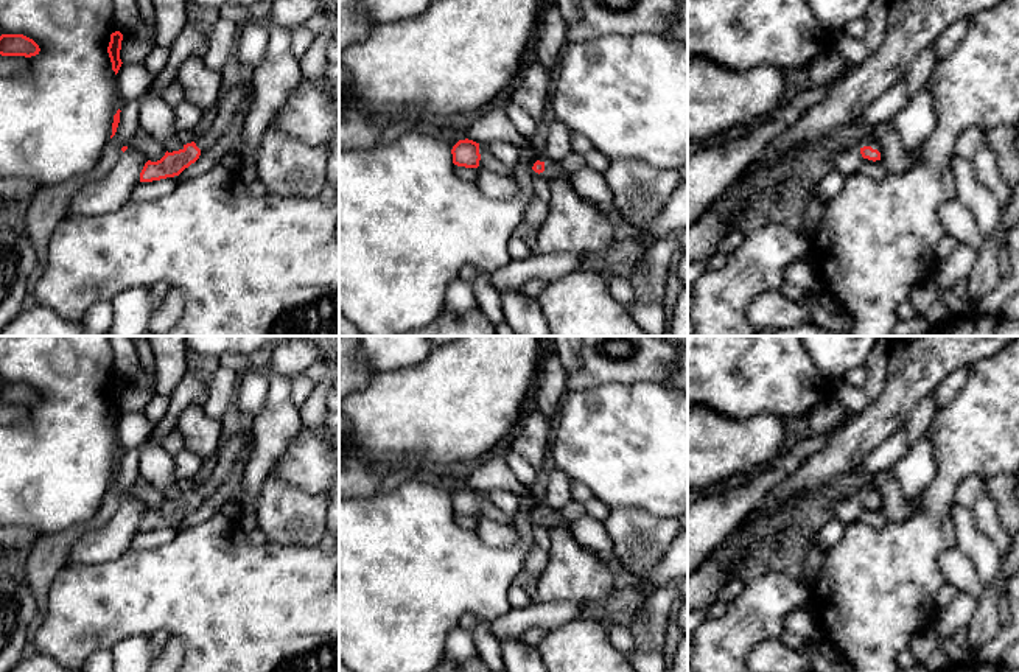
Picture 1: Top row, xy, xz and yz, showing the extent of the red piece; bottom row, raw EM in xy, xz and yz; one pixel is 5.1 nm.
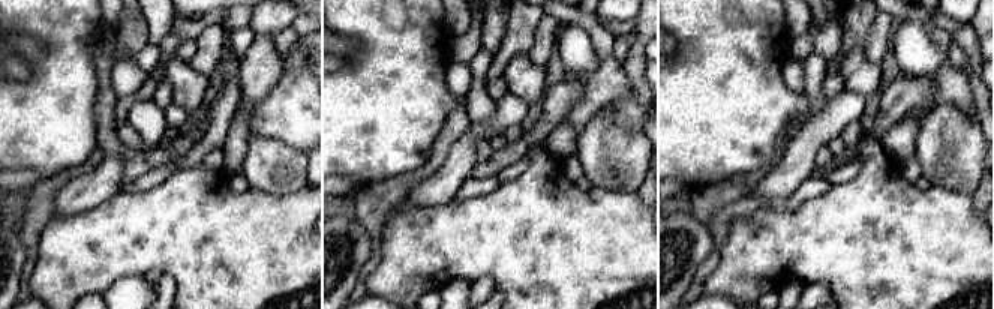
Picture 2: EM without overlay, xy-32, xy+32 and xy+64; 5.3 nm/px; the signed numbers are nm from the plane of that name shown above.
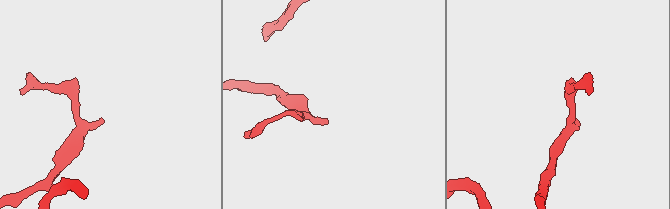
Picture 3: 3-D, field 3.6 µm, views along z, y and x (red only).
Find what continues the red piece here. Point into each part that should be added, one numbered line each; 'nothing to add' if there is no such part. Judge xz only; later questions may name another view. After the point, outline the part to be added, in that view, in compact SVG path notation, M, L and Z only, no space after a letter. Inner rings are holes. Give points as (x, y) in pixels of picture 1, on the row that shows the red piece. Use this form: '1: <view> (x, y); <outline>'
1: xz (553, 170); M549 159L545 160L543 176L548 180L552 180L552 179L569 179L569 176L560 168L559 162L549 160Z

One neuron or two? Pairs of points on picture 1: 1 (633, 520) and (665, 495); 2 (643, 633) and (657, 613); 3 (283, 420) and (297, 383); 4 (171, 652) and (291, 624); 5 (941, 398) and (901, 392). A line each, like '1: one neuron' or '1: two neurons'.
1: two neurons
2: one neuron
3: two neurons
4: two neurons
5: two neurons

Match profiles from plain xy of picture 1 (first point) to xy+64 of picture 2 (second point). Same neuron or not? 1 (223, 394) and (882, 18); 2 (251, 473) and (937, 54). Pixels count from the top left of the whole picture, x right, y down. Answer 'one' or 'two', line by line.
1: one
2: two

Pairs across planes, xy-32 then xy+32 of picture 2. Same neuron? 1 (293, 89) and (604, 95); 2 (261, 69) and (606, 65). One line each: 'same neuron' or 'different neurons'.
1: different neurons
2: same neuron

